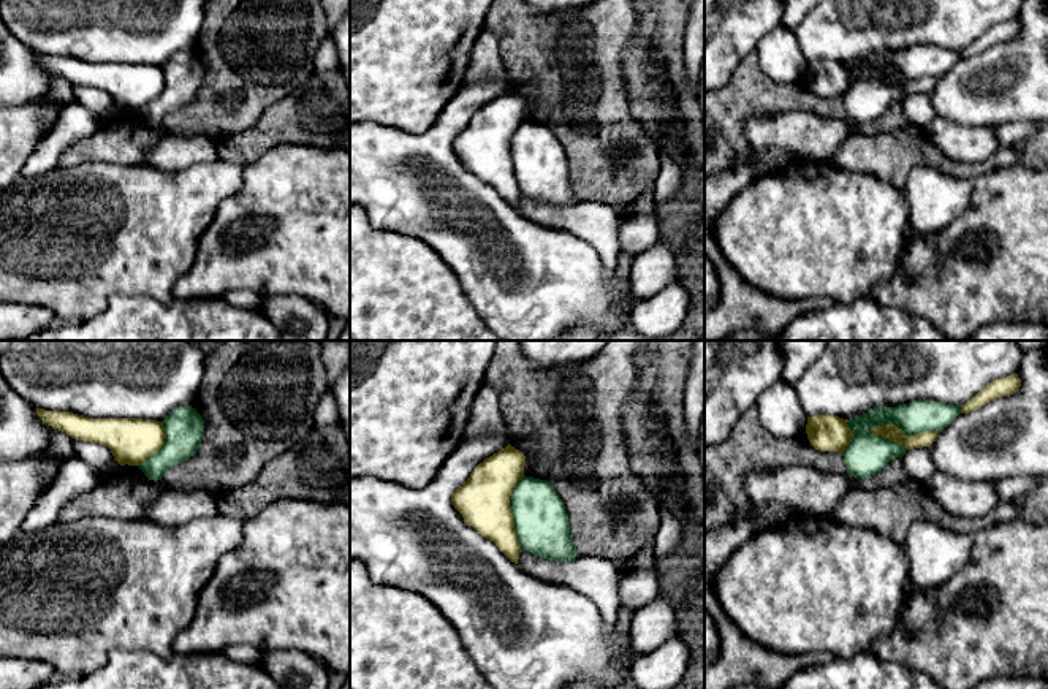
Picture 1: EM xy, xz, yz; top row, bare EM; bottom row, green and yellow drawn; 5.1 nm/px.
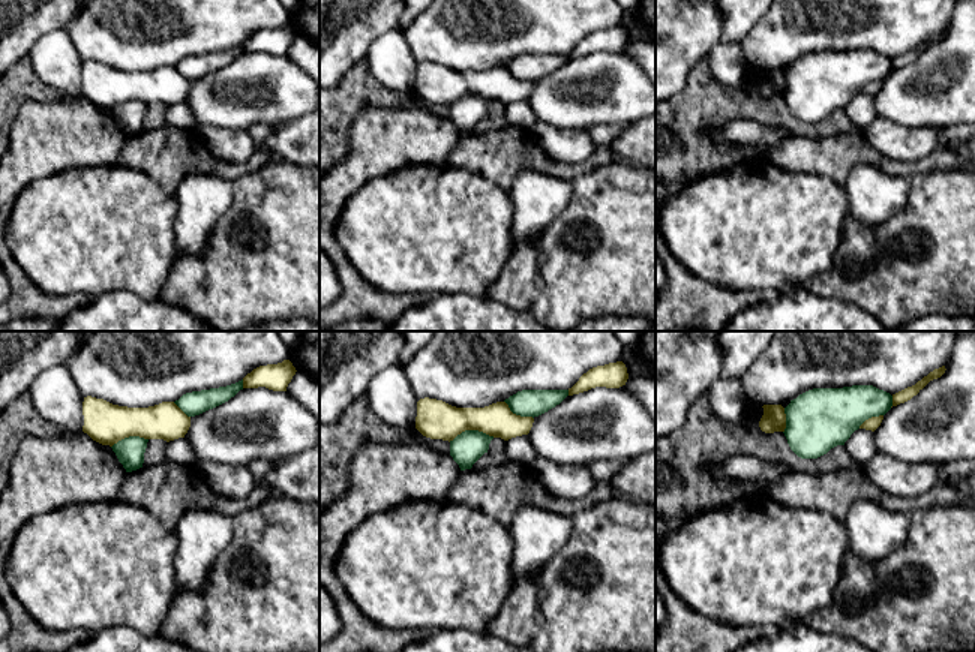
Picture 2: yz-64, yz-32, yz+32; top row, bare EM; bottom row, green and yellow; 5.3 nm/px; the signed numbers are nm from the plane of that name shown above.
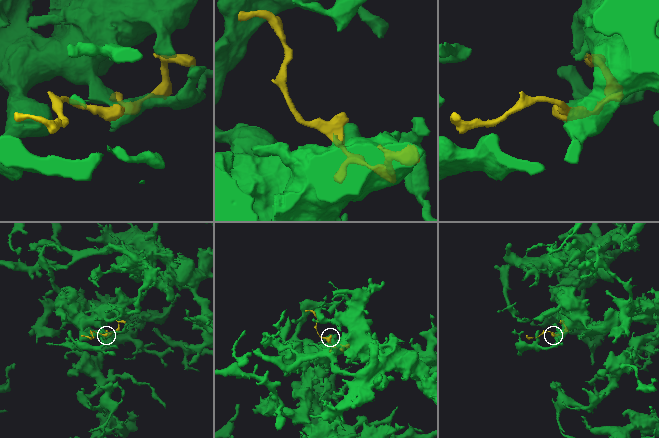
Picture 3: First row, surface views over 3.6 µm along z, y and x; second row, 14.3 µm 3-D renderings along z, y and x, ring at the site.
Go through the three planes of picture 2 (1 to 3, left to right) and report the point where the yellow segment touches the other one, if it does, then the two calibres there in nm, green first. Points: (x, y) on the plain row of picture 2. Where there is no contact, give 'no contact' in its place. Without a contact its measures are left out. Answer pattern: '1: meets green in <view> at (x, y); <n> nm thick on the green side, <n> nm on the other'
1: meets green in yz-64 at (129, 101); 150 nm thick on the green side, 220 nm on the other
2: meets green in yz-32 at (471, 95); 170 nm thick on the green side, 200 nm on the other
3: meets green in yz+32 at (870, 81); 320 nm thick on the green side, 70 nm on the other

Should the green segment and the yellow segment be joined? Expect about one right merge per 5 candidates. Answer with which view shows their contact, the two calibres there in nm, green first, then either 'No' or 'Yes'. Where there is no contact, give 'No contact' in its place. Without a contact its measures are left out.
Touches green in yz. Thickness 200 nm (green) against 80 nm. No

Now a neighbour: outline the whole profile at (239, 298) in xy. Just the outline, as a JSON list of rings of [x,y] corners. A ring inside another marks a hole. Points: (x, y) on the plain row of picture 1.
[[[234,290],[222,295],[228,304],[242,309],[261,309],[263,298],[252,290]]]

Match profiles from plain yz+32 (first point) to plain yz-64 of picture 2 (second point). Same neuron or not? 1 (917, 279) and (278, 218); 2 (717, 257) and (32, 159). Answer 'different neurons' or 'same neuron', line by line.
1: same neuron
2: different neurons

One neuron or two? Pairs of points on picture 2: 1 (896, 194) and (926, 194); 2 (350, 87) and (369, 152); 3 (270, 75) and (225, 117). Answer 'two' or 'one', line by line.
1: two
2: one
3: one

